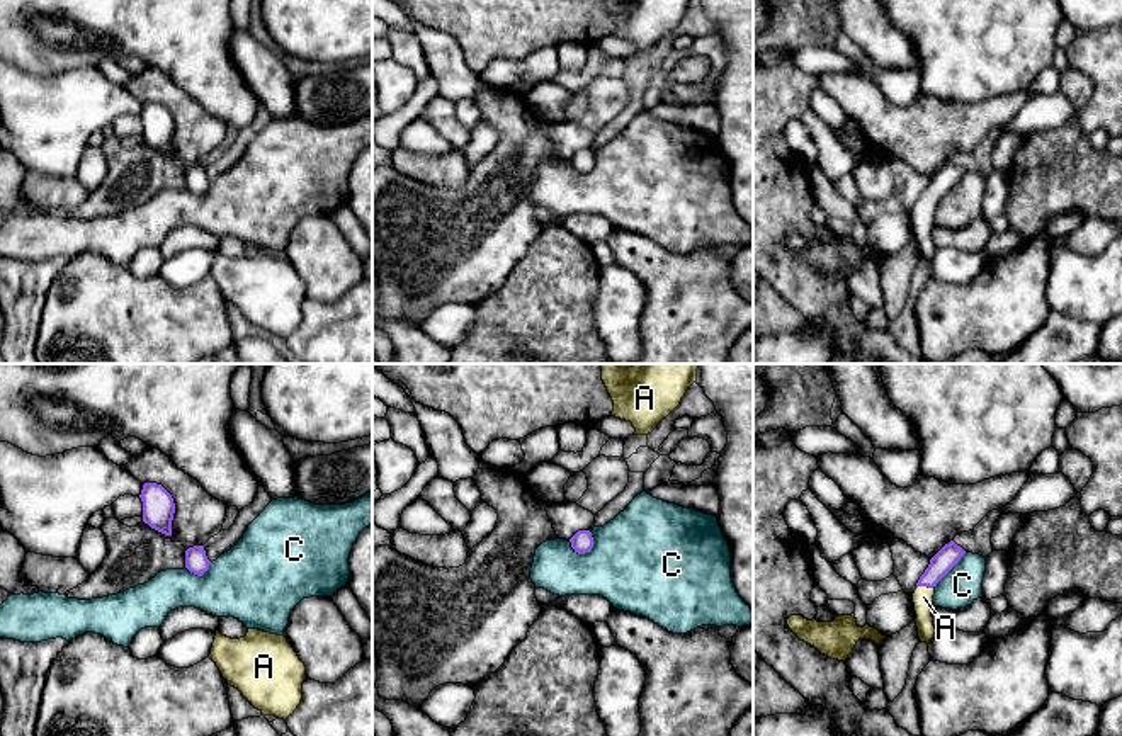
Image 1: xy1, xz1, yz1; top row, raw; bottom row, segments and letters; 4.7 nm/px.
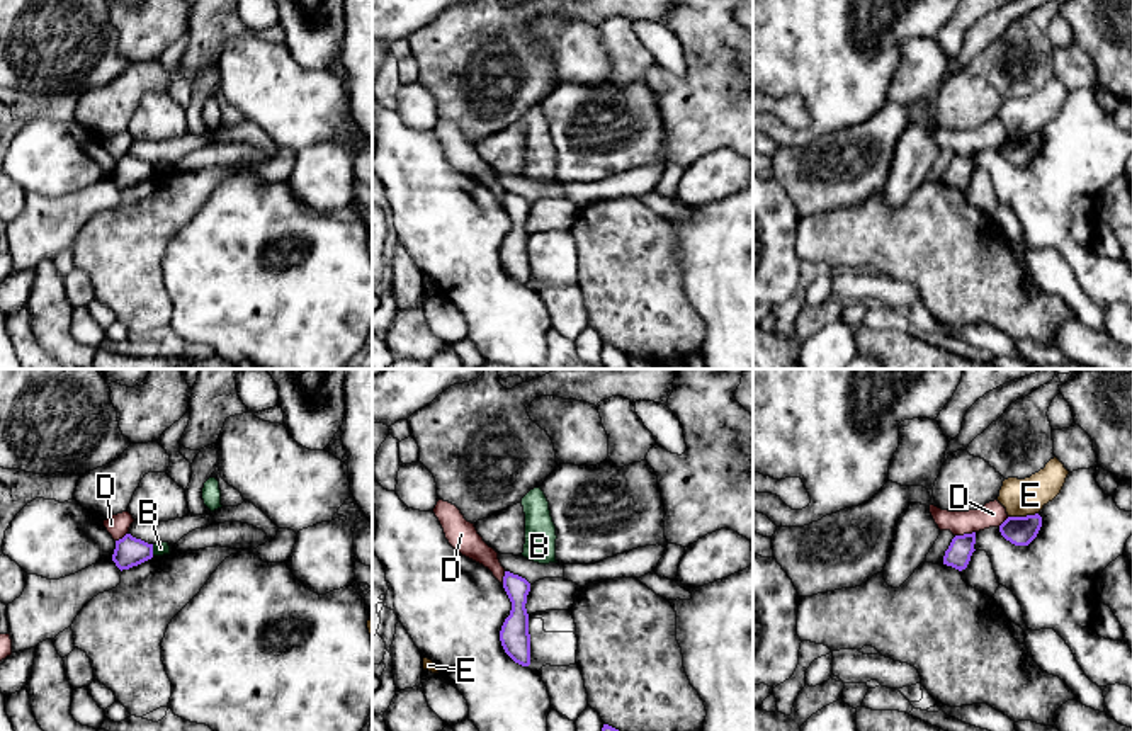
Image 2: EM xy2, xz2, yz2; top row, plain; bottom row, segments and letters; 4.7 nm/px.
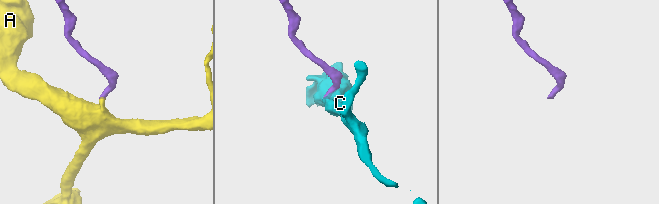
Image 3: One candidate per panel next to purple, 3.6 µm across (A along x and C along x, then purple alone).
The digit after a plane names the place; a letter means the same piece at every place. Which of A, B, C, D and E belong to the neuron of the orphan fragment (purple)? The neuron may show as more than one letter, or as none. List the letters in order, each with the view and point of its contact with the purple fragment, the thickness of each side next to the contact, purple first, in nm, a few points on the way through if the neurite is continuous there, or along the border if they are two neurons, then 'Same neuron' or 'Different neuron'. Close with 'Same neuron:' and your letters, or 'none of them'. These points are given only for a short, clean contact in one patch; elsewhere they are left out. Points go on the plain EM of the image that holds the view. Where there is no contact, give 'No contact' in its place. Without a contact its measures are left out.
A: Touches purple at yz1 (925, 204). Thickness 100 nm (purple) against 100 nm. Path across: yz1 (949, 174), (925, 204), (923, 216). Same neuron
B: Touches purple at xy2 (152, 169). Thickness 140 nm (purple) against 60 nm. Boundary: xy2 (152, 164), (153, 174). Different neuron
C: Touches purple at xz1 (590, 167). Thickness 100 nm (purple) against 480 nm. Boundary: xz1 (592, 152), (592, 165), (583, 172), (575, 172). Different neuron
D: Touches purple at yz2 (964, 153). Thickness 120 nm (purple) against 120 nm. Boundary: yz2 (974, 150), (956, 155). Different neuron
E: Touches purple at yz2 (1022, 136). Thickness 140 nm (purple) against 180 nm. Different neuron
Same neuron: A

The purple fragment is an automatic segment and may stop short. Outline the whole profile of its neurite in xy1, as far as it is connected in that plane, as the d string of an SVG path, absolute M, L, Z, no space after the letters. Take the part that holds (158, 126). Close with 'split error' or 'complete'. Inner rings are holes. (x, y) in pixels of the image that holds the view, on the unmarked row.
M144 102L139 117L143 121L143 141L165 155L172 155L175 133L172 114L162 104Z | complete

